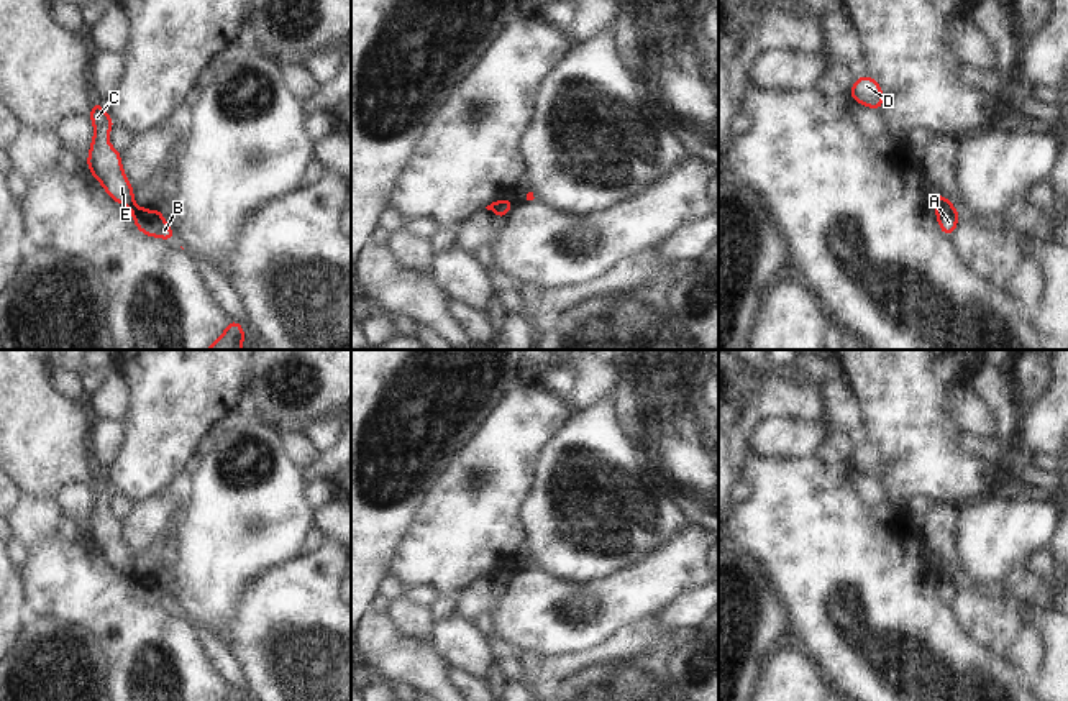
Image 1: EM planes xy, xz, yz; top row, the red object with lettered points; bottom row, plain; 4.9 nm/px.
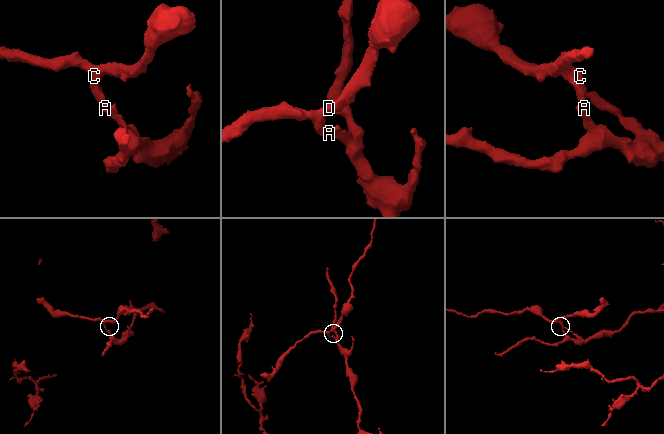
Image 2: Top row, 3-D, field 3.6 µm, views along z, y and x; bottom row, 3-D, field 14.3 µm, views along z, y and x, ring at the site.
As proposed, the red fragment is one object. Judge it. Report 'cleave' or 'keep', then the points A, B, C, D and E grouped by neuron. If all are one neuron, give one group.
cleave; A B / C D E

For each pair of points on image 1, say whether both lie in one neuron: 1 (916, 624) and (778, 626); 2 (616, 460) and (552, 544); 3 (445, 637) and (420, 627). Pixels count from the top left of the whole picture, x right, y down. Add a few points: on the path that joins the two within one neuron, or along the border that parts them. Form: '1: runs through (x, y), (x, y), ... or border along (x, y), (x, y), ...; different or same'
1: border along (775, 590), (794, 637); different
2: runs through (581, 463), (548, 475), (545, 491), (552, 509); same
3: border along (433, 621), (429, 641); different

